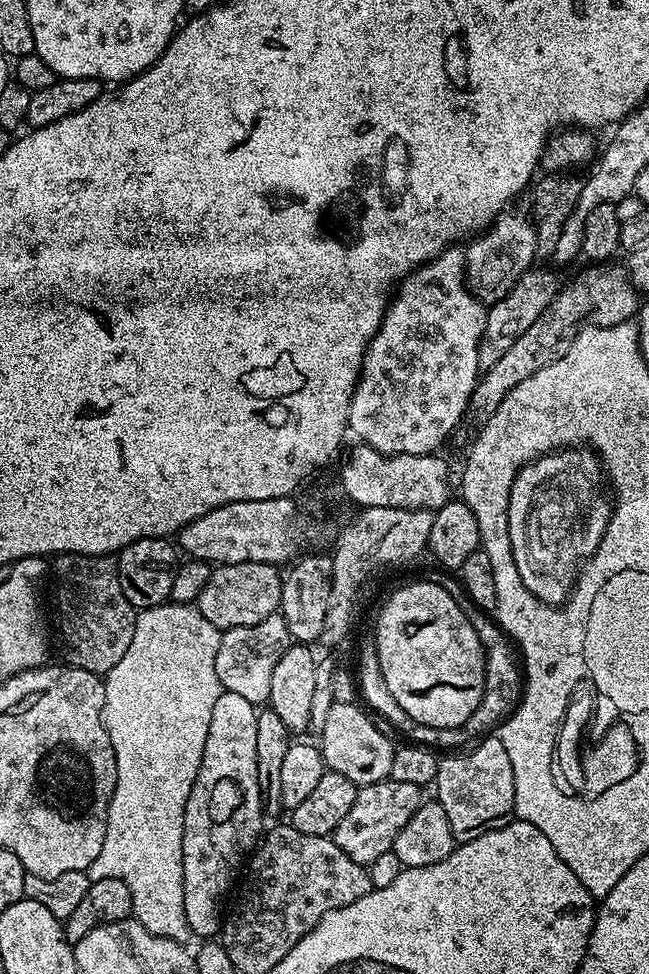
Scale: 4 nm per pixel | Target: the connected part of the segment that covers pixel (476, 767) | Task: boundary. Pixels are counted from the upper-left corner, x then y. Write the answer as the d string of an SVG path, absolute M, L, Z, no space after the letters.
M485 735L475 746L448 755L440 760L436 771L434 800L446 810L450 830L457 841L473 840L512 823L516 814L514 766L510 766L510 754L506 754L506 746L502 746L499 735Z

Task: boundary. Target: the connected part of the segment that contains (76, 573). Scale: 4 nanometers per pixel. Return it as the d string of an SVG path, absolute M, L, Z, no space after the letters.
M65 552L51 561L50 580L56 583L56 608L60 611L60 636L64 639L63 659L71 667L93 672L101 678L107 676L130 647L137 613L126 594L122 594L115 559Z

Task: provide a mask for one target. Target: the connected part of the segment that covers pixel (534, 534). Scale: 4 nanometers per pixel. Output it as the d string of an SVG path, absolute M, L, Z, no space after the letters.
M587 446L549 452L521 468L510 490L508 533L514 566L518 566L522 586L526 586L526 590L544 604L563 605L575 585L578 569L598 550L608 529L613 507L606 491L606 473L600 458Z

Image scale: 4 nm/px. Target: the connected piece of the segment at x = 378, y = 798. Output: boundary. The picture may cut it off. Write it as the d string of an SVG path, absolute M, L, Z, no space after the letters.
M391 778L379 780L376 784L365 784L357 791L354 806L350 806L346 818L338 822L333 830L332 841L354 862L365 866L372 866L375 860L380 860L391 853L394 838L398 838L398 830L410 822L410 818L421 806L422 789L414 786L414 782L398 782Z

